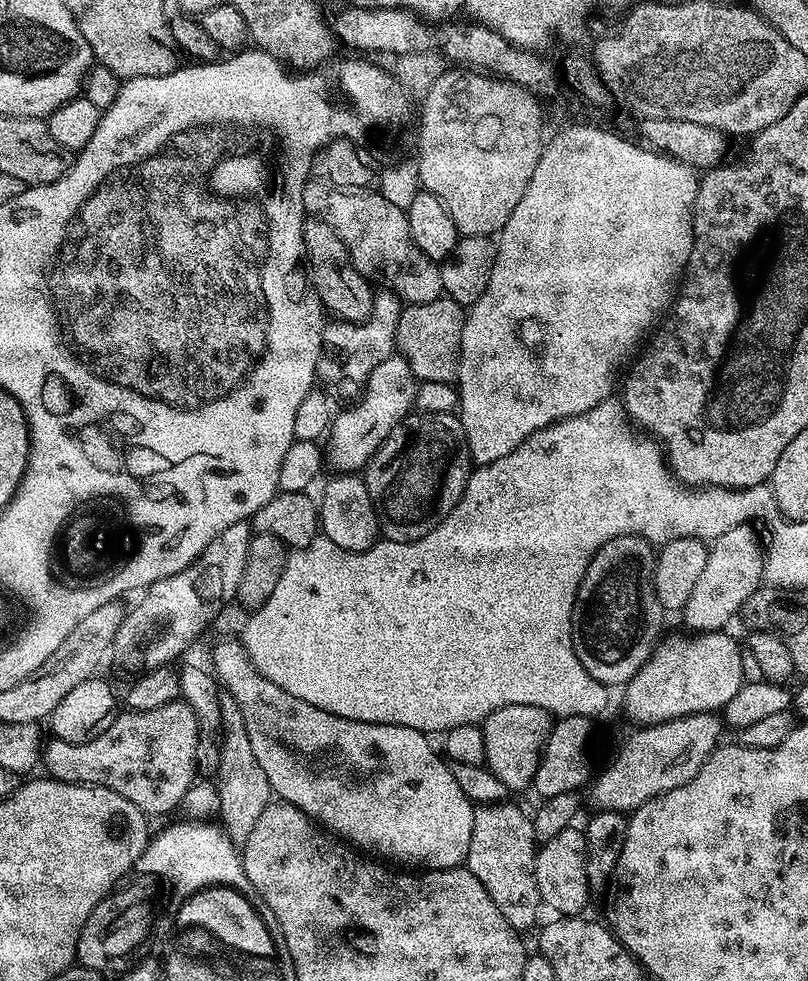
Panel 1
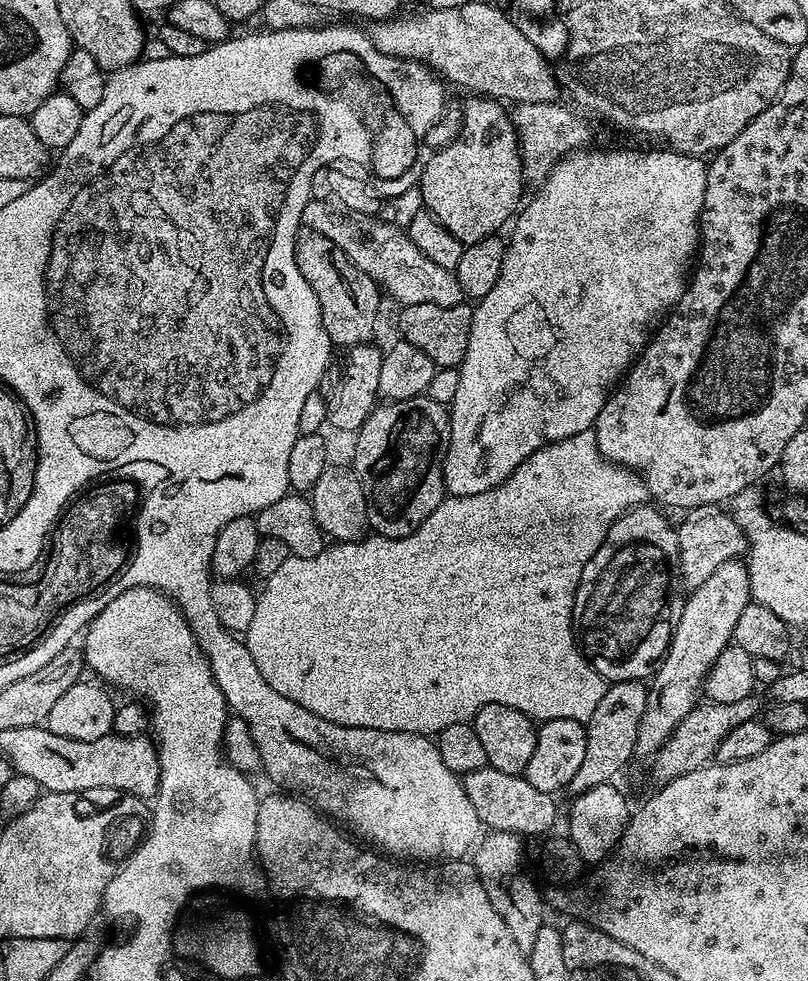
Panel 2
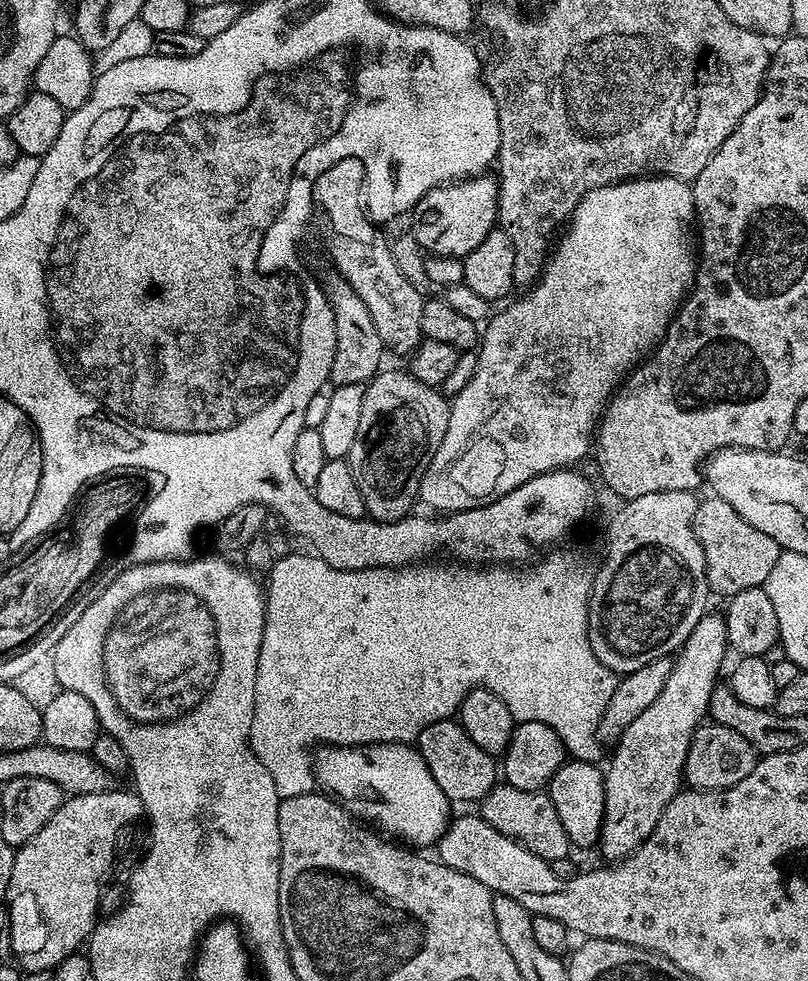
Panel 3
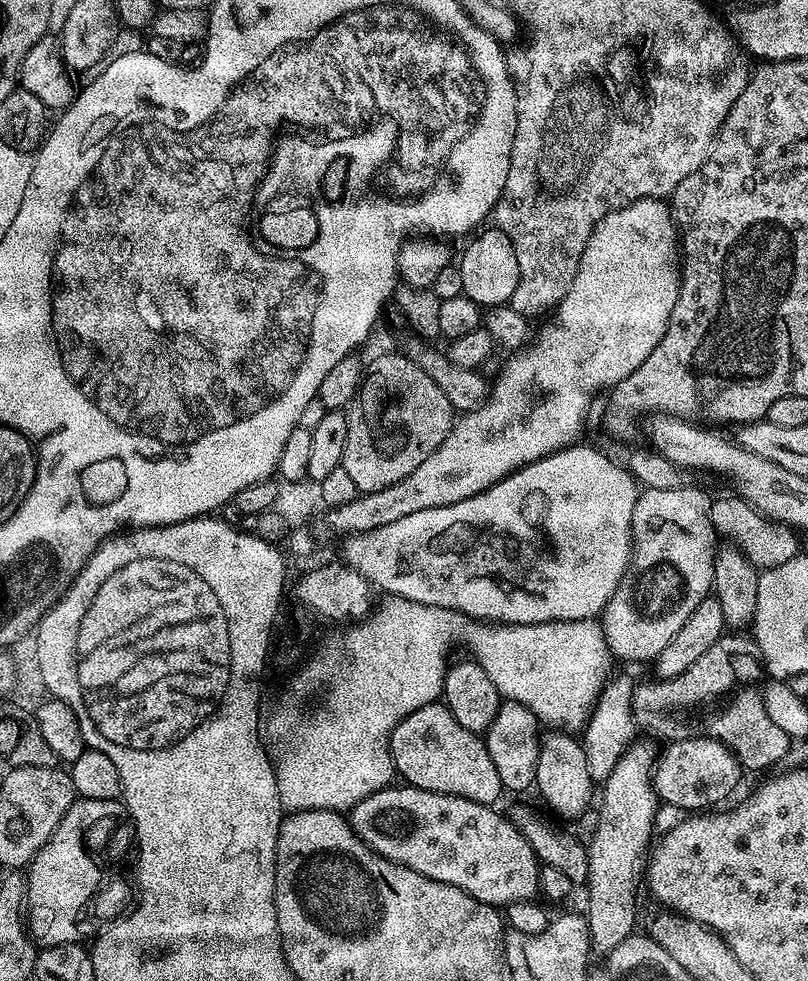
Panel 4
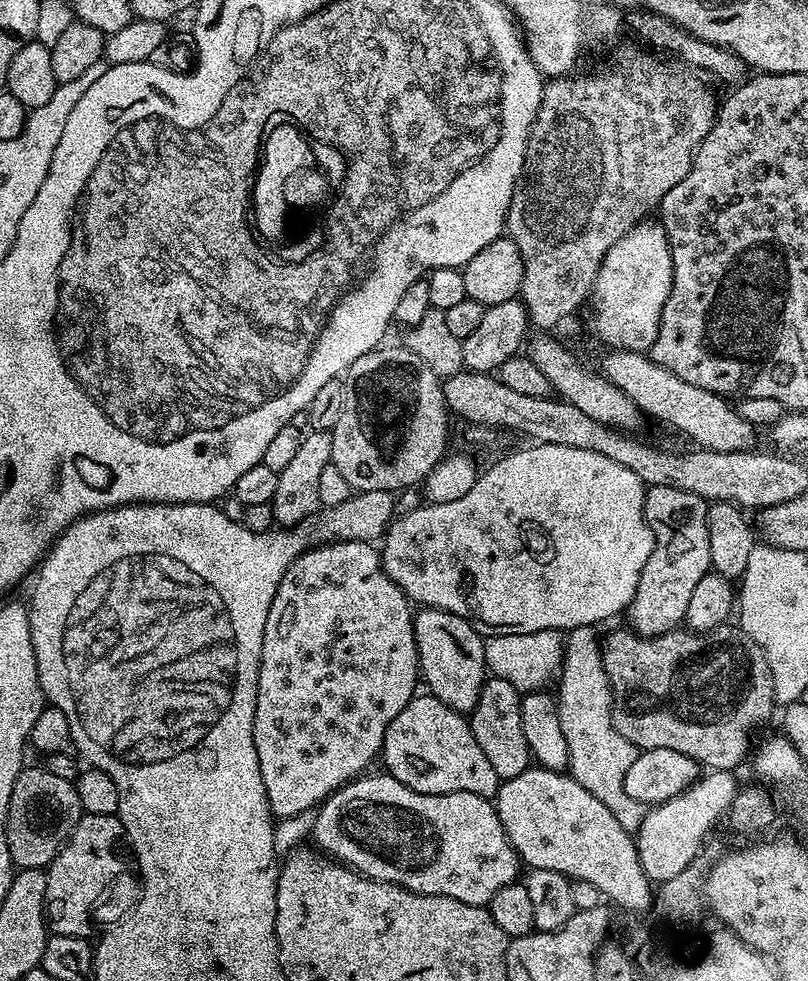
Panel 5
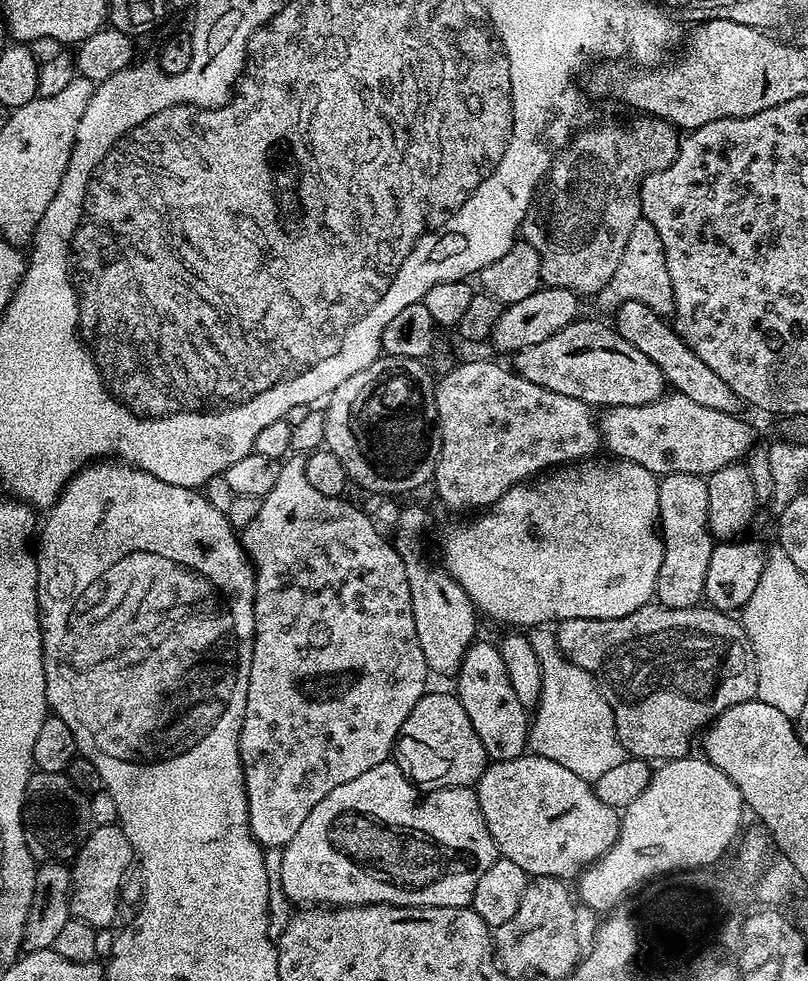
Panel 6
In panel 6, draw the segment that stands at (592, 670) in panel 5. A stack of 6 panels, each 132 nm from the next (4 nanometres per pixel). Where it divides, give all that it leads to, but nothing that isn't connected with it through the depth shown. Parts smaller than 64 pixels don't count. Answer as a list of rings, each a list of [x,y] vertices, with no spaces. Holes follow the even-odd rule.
[[[551,627],[530,628],[527,629],[526,635],[530,646],[534,646],[534,654],[538,654],[542,674],[542,694],[540,701],[536,703],[528,729],[528,748],[531,755],[550,758],[550,762],[558,762],[558,766],[566,766],[566,770],[578,774],[578,778],[595,782],[598,778],[602,778],[602,774],[606,774],[606,770],[618,766],[618,762],[626,758],[625,750],[615,733],[611,708],[607,705],[591,673],[580,669],[560,651],[556,644],[555,631]]]

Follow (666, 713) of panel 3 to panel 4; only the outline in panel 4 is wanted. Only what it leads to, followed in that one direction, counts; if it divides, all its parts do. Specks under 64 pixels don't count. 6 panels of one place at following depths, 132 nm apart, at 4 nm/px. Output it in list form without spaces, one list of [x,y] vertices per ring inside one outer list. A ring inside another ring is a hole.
[[[637,739],[629,744],[618,758],[618,766],[602,781],[604,793],[599,793],[600,821],[586,847],[589,860],[588,920],[592,950],[606,954],[628,936],[636,924],[636,887],[641,887],[646,876],[646,853],[652,840],[652,823],[656,820],[658,797],[654,783],[654,769],[658,748],[648,740]]]

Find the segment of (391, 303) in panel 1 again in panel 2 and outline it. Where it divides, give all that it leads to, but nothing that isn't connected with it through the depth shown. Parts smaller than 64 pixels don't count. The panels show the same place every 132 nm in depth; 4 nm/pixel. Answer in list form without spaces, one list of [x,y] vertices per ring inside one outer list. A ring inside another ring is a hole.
[[[375,343],[356,344],[347,349],[344,356],[329,367],[322,381],[322,395],[326,402],[326,424],[330,429],[355,434],[360,431],[364,419],[372,413],[378,403],[380,391],[378,378],[382,378],[384,352],[375,348]]]

